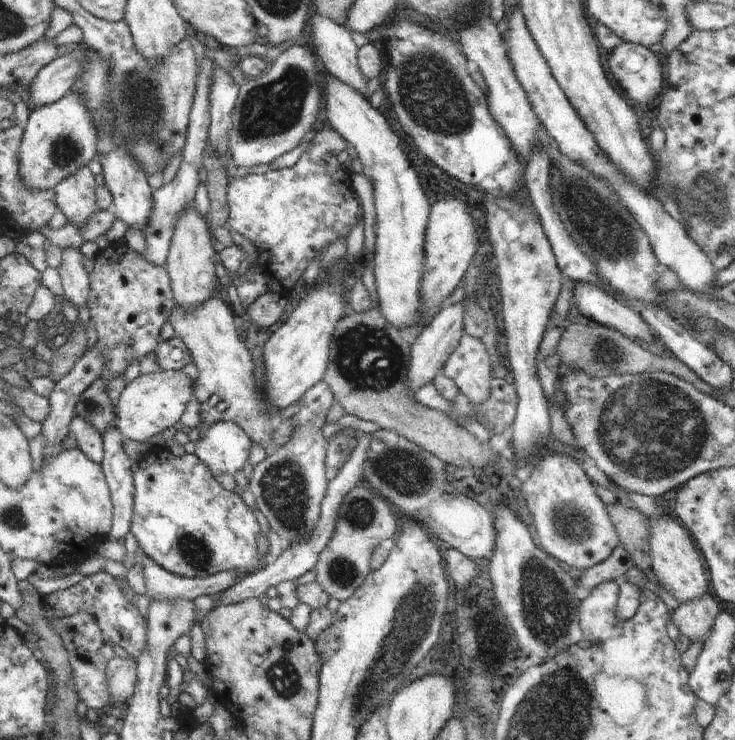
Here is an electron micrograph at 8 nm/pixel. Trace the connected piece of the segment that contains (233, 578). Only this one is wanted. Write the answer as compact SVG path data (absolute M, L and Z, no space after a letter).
M140 549L138 554L143 556L146 596L154 599L188 599L193 601L202 595L218 595L227 588L233 587L240 579L234 571L220 571L213 575L194 578L181 577L164 570Z

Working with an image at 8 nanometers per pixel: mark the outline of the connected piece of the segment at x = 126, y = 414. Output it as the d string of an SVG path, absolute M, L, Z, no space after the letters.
M163 371L140 375L122 390L115 405L115 426L124 438L136 442L149 442L152 436L174 426L190 400L193 382L183 371Z

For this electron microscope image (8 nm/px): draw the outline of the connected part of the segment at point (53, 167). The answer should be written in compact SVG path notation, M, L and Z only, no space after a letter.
M69 92L51 105L37 108L23 127L19 176L29 191L53 189L64 177L97 156L97 128L80 95Z

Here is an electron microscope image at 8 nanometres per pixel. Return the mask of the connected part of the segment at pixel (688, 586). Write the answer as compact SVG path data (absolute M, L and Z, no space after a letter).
M664 514L657 519L650 517L648 540L651 569L659 578L658 582L662 588L666 588L676 600L682 604L694 600L704 593L712 592L710 577L704 570L696 542L678 520Z

